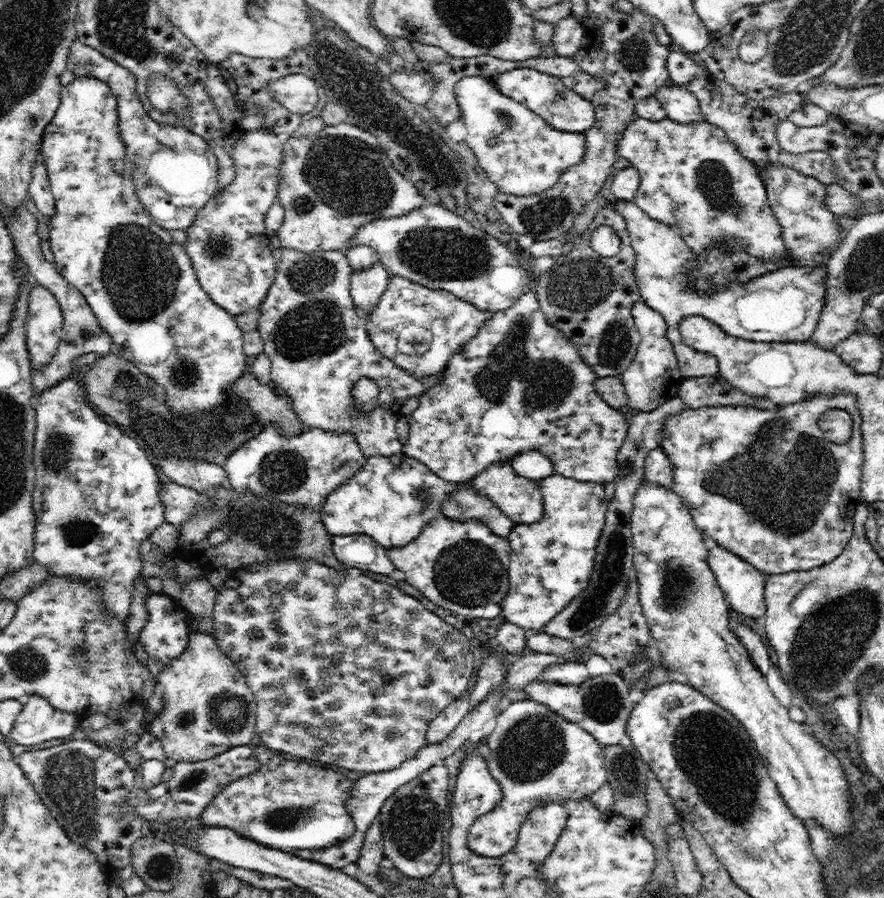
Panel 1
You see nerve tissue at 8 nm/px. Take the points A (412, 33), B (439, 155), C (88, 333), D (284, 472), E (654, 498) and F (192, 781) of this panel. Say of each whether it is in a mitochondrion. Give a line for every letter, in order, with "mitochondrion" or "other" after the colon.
A: other
B: mitochondrion
C: mitochondrion
D: mitochondrion
E: other
F: other

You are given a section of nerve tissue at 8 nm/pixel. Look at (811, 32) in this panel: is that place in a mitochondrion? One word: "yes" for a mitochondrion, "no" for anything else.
yes

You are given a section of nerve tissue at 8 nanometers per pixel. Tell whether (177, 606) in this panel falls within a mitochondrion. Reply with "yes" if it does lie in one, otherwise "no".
no

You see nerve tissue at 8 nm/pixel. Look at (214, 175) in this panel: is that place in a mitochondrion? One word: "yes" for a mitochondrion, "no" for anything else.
no

